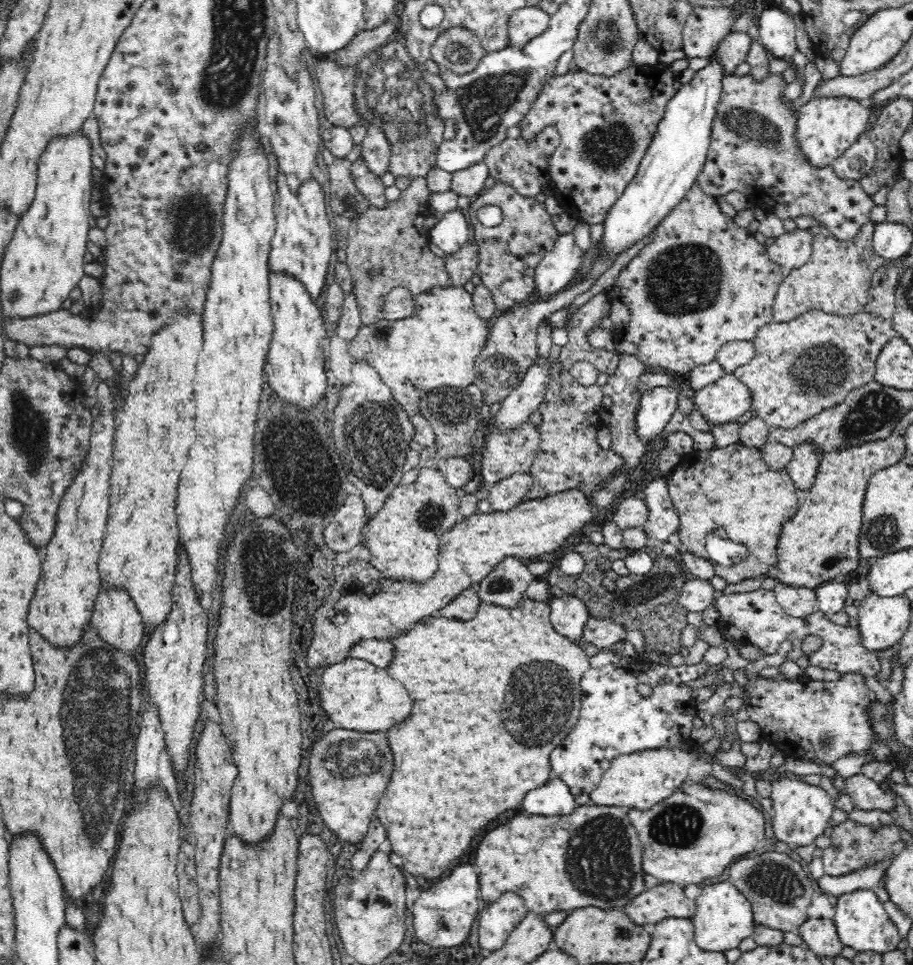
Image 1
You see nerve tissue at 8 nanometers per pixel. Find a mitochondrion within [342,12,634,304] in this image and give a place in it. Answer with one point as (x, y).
(391, 92)

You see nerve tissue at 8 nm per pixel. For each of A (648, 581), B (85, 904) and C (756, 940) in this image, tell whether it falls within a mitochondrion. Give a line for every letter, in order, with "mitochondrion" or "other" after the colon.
A: other
B: other
C: other

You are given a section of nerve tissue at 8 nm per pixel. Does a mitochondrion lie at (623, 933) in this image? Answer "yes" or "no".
yes

